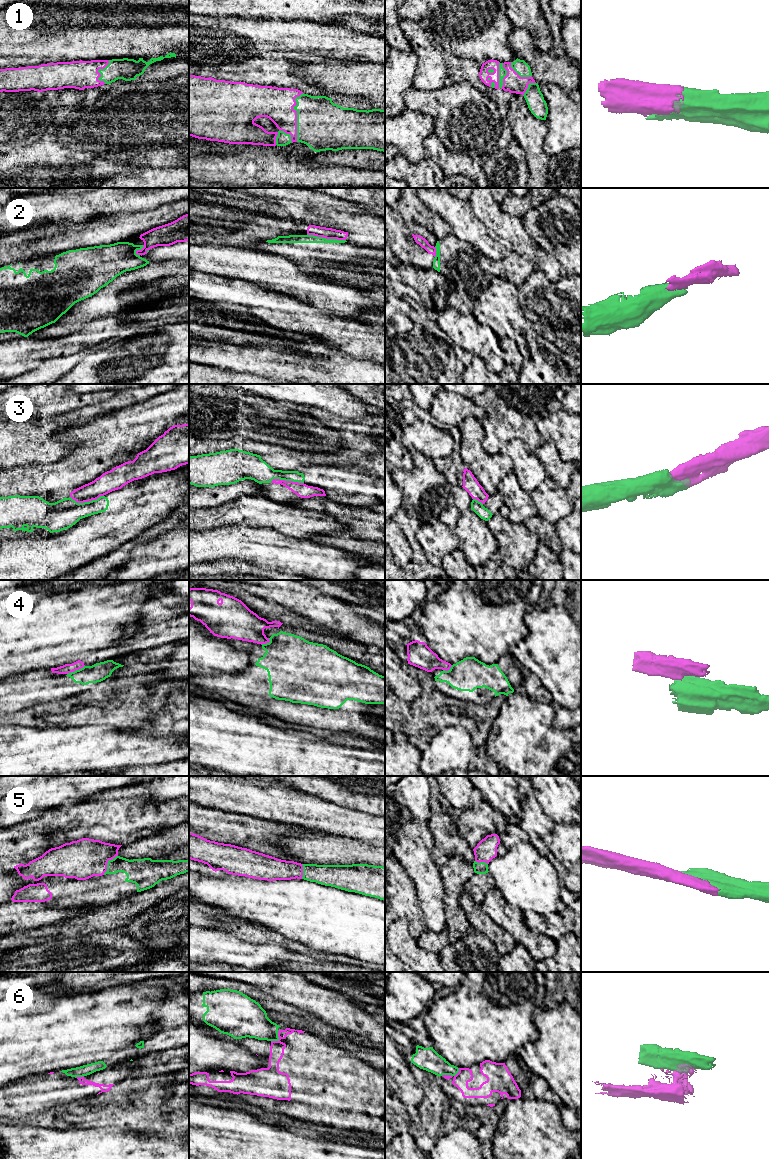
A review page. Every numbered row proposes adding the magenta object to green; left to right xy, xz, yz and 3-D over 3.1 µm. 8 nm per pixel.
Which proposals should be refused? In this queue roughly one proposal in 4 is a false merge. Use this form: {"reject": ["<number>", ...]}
{"reject": ["2", "4", "6"]}

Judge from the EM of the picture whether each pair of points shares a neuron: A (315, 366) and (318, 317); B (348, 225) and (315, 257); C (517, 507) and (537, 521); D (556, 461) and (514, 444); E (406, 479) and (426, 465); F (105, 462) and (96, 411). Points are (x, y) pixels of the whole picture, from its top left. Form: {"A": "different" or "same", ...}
{"A": "different", "B": "different", "C": "different", "D": "different", "E": "same", "F": "different"}

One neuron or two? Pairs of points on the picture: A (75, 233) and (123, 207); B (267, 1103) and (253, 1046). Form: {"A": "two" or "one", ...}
{"A": "two", "B": "one"}

